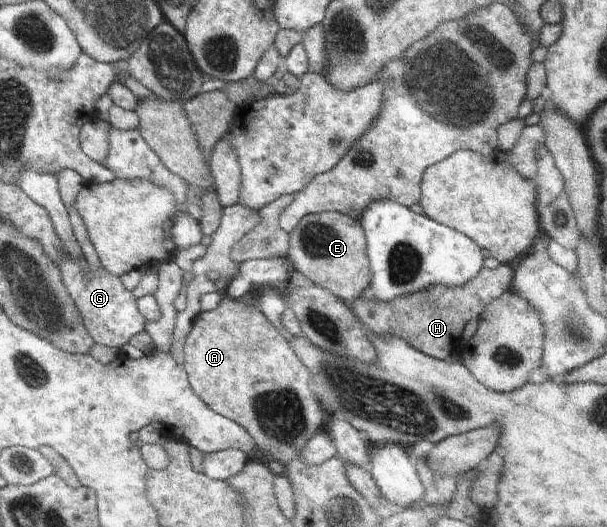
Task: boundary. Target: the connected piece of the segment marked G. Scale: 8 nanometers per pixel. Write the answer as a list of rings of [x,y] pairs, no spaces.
[[[69,253],[61,259],[59,270],[66,291],[79,311],[83,326],[96,344],[120,350],[134,335],[145,331],[146,319],[137,308],[133,290],[127,289],[120,277],[112,275],[104,268],[83,272]]]

